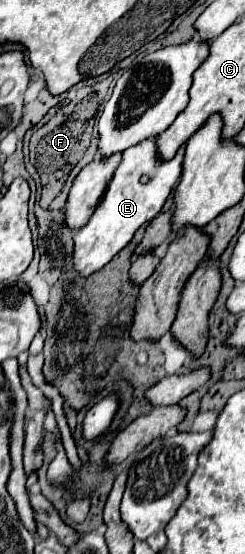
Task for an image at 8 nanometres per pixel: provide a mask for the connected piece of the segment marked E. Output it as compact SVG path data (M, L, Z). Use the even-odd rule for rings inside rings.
M157 136L145 138L145 142L139 142L137 146L131 146L129 150L123 152L123 162L115 170L113 180L109 182L109 188L107 188L101 204L97 206L97 210L91 216L91 220L87 222L87 226L83 226L75 234L75 238L73 238L73 242L75 242L73 266L81 274L83 280L89 274L103 268L121 248L125 248L131 242L135 232L145 222L153 220L161 212L173 186L181 178L181 158L185 158L185 154L183 154L185 144L181 144L181 150L177 150L177 154L169 162L161 162L161 158L157 158L155 148L157 148ZM141 174L149 176L147 184L141 182Z

